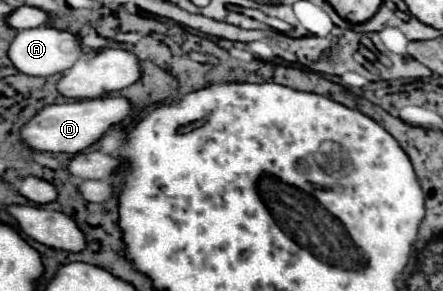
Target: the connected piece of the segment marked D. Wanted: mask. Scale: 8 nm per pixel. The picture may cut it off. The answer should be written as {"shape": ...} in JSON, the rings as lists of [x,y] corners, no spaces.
{"shape":[[[122,95],[86,99],[86,101],[64,103],[64,105],[48,105],[22,129],[22,137],[32,149],[74,155],[98,143],[112,125],[122,123],[126,117],[130,117],[130,113],[132,113],[132,103]]]}

